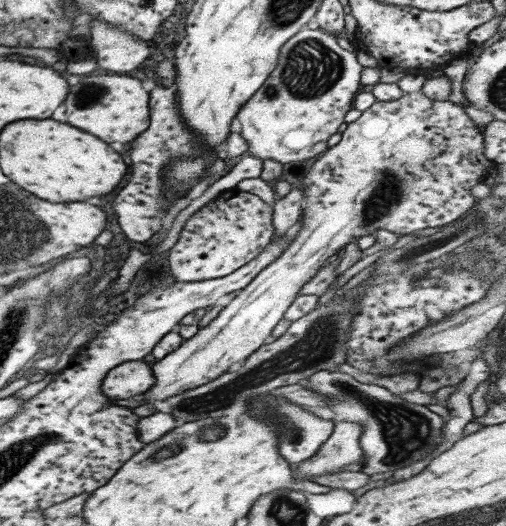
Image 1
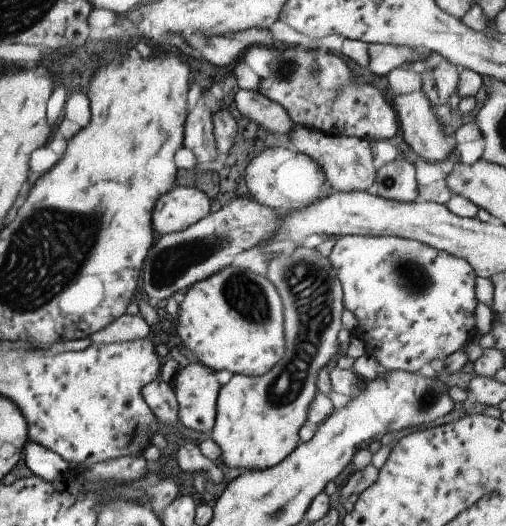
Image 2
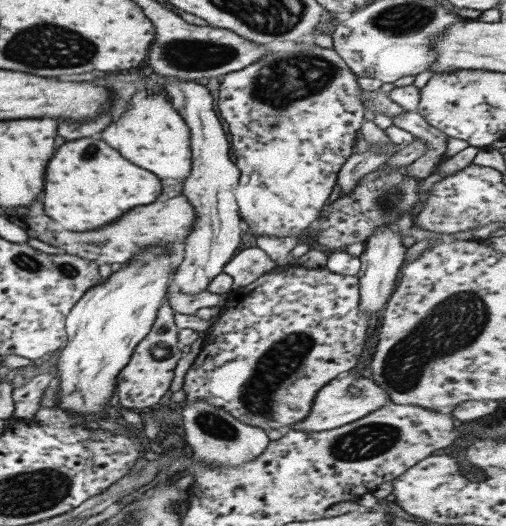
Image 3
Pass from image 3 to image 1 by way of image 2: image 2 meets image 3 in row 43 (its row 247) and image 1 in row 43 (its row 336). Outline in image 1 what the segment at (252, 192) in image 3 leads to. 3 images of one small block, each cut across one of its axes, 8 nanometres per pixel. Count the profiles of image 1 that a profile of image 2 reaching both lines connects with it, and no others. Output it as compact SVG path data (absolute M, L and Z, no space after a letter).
M304 27L281 46L275 70L269 73L264 84L235 114L239 122L239 134L247 142L247 155L262 161L287 164L311 159L328 150L327 139L344 122L345 114L352 109L353 98L361 90L362 67L355 59L356 53L341 49L335 39L335 35L330 33Z

